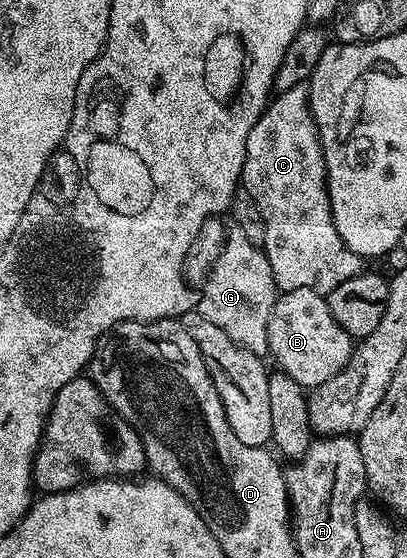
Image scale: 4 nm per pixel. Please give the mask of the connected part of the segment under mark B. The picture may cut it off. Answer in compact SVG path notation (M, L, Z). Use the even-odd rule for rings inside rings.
M298 288L282 293L275 301L267 327L267 350L270 359L279 363L278 371L310 390L329 382L351 361L353 337L333 318L324 293Z

